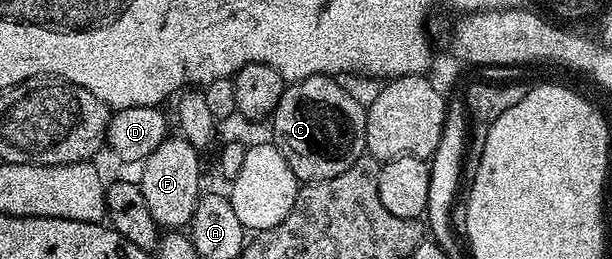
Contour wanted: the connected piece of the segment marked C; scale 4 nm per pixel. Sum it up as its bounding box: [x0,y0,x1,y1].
[269,75,367,184]

